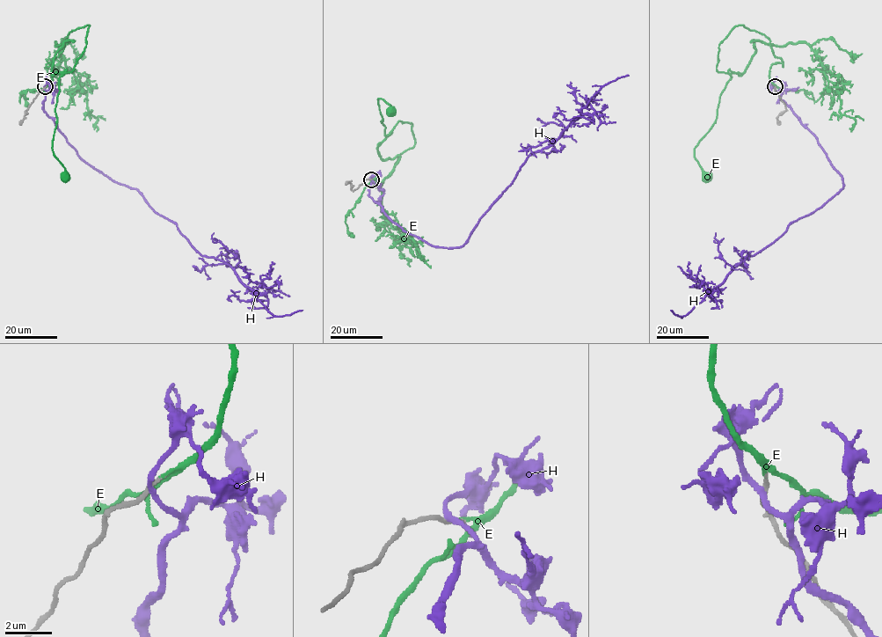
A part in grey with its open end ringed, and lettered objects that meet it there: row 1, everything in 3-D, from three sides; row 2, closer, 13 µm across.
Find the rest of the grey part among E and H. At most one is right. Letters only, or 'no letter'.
E

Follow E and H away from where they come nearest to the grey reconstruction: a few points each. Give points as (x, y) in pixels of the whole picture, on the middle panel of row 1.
E: (371, 179), (378, 173), (371, 186), (378, 187), (398, 159), (377, 151), (388, 135), (378, 98), (389, 111)
H: (369, 179), (368, 194), (404, 230), (430, 245), (461, 246), (527, 157), (551, 145), (602, 86), (628, 75)

